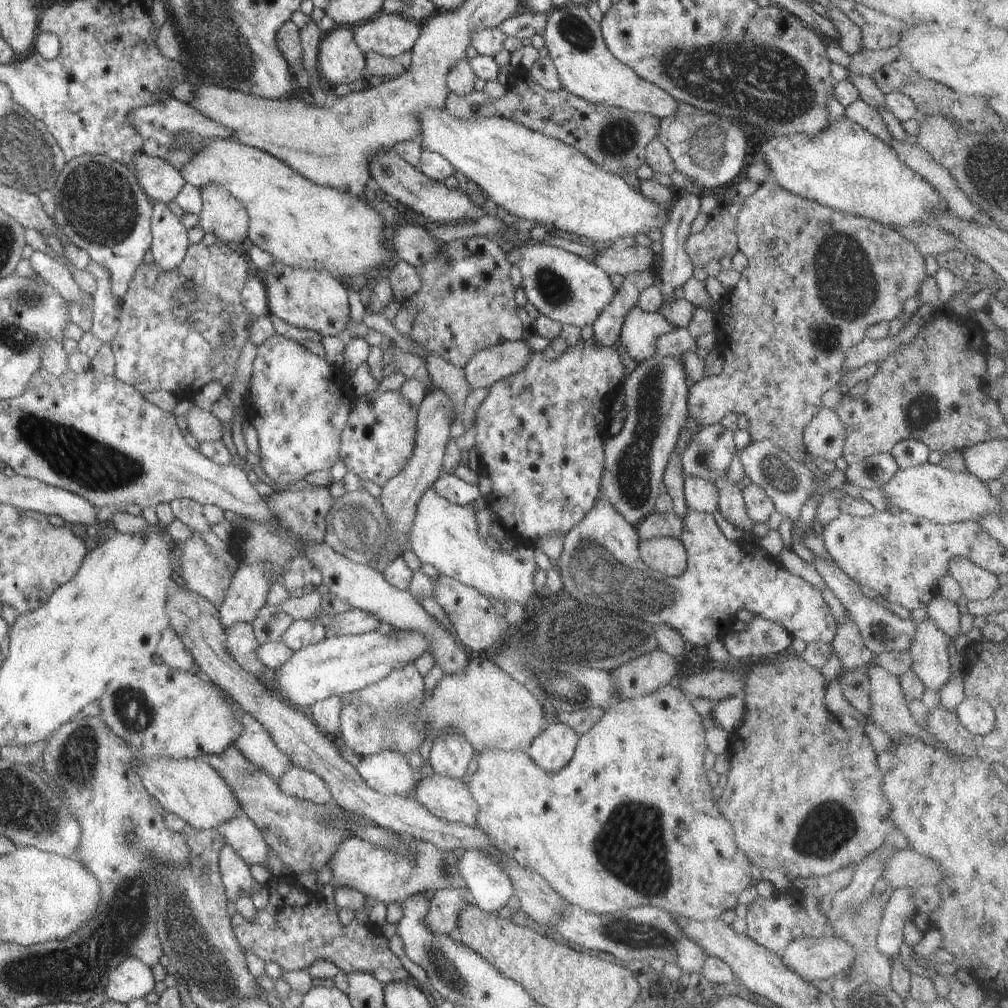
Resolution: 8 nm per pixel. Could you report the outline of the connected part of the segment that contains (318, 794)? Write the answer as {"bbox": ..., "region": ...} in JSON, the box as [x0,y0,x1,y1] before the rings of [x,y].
{"bbox":[276,766,333,805],"region":[[[292,766],[288,772],[276,779],[276,782],[284,794],[297,799],[319,805],[329,805],[333,802],[329,786],[312,771]]]}

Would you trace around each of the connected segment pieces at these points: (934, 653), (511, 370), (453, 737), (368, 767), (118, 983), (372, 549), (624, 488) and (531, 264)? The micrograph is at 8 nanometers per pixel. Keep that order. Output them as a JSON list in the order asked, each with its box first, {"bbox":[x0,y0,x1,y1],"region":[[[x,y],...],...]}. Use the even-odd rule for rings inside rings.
[{"bbox":[909,617,950,692],"region":[[[930,617],[924,618],[915,624],[915,631],[909,651],[911,654],[911,669],[918,675],[927,689],[939,692],[946,684],[950,674],[950,663],[948,662],[948,637],[934,624]]]},{"bbox":[464,341,533,388],"region":[[[504,341],[476,353],[464,372],[473,388],[490,387],[499,380],[523,371],[532,360],[533,350],[526,341]]]},{"bbox":[428,733,475,779],"region":[[[443,733],[436,737],[428,756],[434,772],[443,777],[461,779],[467,774],[467,766],[475,750],[459,733]]]},{"bbox":[357,750,416,796],"region":[[[385,750],[362,758],[357,772],[366,784],[383,795],[410,796],[414,794],[416,780],[403,754]]]},{"bbox":[105,957,154,1004],"region":[[[128,957],[108,974],[105,994],[110,1000],[126,1004],[153,992],[154,985],[151,968],[138,958]]]},{"bbox":[324,490,387,565],"region":[[[367,490],[350,491],[338,497],[329,508],[325,521],[327,533],[324,536],[324,542],[334,551],[351,558],[355,563],[361,565],[369,564],[369,560],[379,553],[379,550],[387,541],[387,520],[385,519],[382,505]]]},{"bbox":[596,354,689,528],"region":[[[654,354],[639,362],[635,370],[622,383],[625,396],[627,415],[621,431],[617,435],[608,436],[604,440],[605,456],[599,493],[596,500],[600,503],[610,503],[621,514],[621,517],[636,528],[648,515],[656,512],[655,500],[660,495],[660,484],[663,474],[670,462],[671,454],[680,442],[679,434],[689,420],[687,409],[687,374],[680,355],[662,356]]]},{"bbox":[512,241,617,328],"region":[[[529,241],[520,246],[512,258],[517,262],[523,276],[521,287],[527,302],[534,304],[541,315],[561,325],[574,324],[580,328],[586,324],[590,326],[617,293],[605,270],[585,257],[565,251],[561,247]]]}]

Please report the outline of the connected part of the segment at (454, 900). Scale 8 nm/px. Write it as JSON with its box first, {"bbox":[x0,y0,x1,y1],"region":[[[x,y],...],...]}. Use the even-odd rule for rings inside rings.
{"bbox":[423,887,475,937],"region":[[[466,887],[437,890],[429,900],[429,910],[423,925],[431,933],[457,937],[457,918],[470,903],[475,904],[475,900]]]}

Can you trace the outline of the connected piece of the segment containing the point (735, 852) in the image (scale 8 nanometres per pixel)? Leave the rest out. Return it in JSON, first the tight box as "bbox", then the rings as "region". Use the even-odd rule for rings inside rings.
{"bbox":[467,684,754,921],"region":[[[668,684],[657,688],[649,695],[620,699],[610,704],[592,729],[579,736],[572,760],[558,772],[546,772],[524,751],[483,750],[478,755],[477,771],[471,775],[467,784],[472,798],[479,806],[477,824],[489,836],[496,849],[507,857],[512,857],[520,866],[537,872],[561,897],[571,905],[579,906],[583,911],[614,915],[628,909],[656,907],[673,916],[685,916],[697,921],[716,920],[726,910],[734,909],[739,903],[740,894],[751,886],[754,866],[741,848],[738,848],[732,825],[724,818],[712,799],[712,788],[708,785],[707,770],[704,769],[704,754],[708,748],[701,719],[692,708],[690,698]]]}

